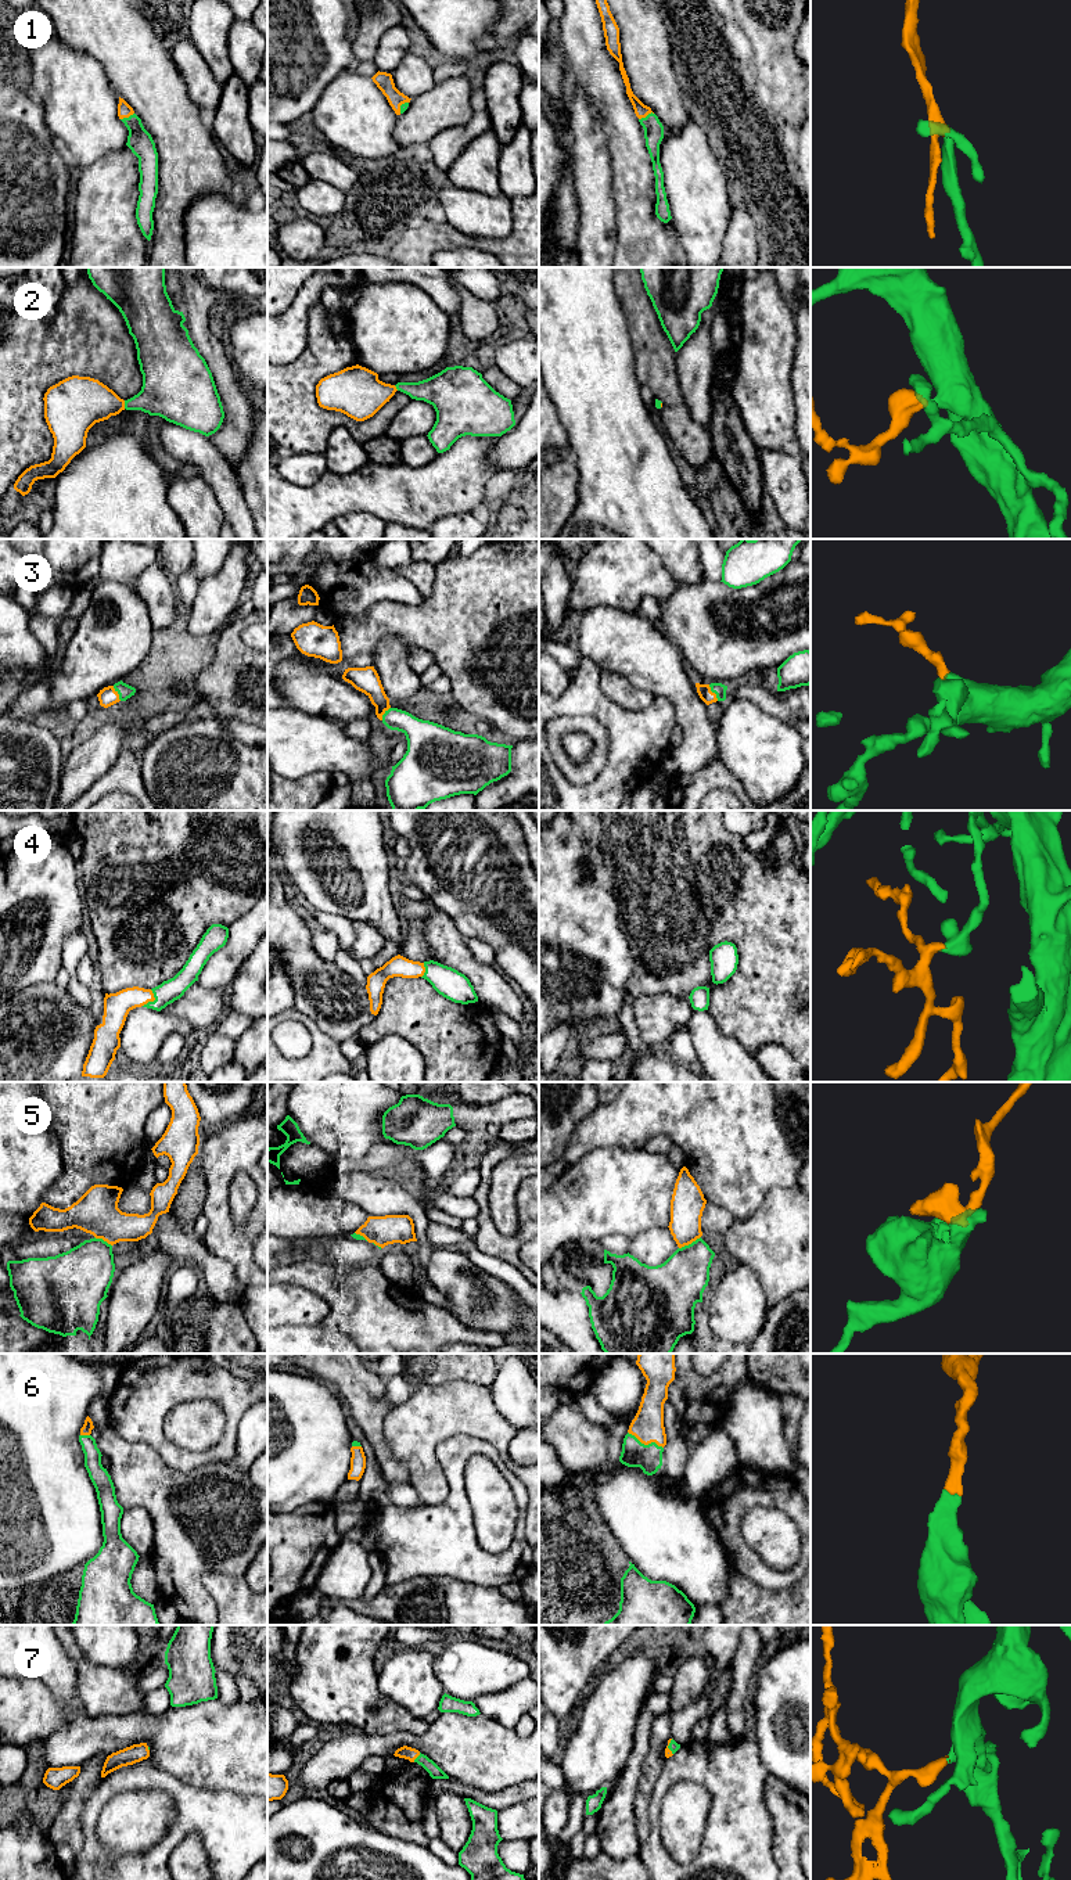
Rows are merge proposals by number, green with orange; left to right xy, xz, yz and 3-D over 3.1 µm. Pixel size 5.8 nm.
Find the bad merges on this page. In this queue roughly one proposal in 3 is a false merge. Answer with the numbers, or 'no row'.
5

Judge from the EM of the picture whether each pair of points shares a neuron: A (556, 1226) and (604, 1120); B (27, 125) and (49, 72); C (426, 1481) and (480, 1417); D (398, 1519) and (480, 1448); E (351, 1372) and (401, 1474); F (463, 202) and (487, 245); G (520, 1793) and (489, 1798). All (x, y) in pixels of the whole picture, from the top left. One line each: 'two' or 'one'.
A: two
B: two
C: one
D: one
E: one
F: two
G: one

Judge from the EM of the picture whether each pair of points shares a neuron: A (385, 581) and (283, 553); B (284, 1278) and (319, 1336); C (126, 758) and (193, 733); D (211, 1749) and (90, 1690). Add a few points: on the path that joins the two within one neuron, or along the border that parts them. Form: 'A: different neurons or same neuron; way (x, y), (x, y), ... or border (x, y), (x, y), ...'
A: same neuron; way (359, 581), (355, 581), (331, 553), (309, 553)
B: different neurons; border (320, 1323), (335, 1327)
C: different neurons; border (139, 758), (146, 790)
D: different neurons; border (142, 1710), (133, 1714), (105, 1714), (103, 1717)

